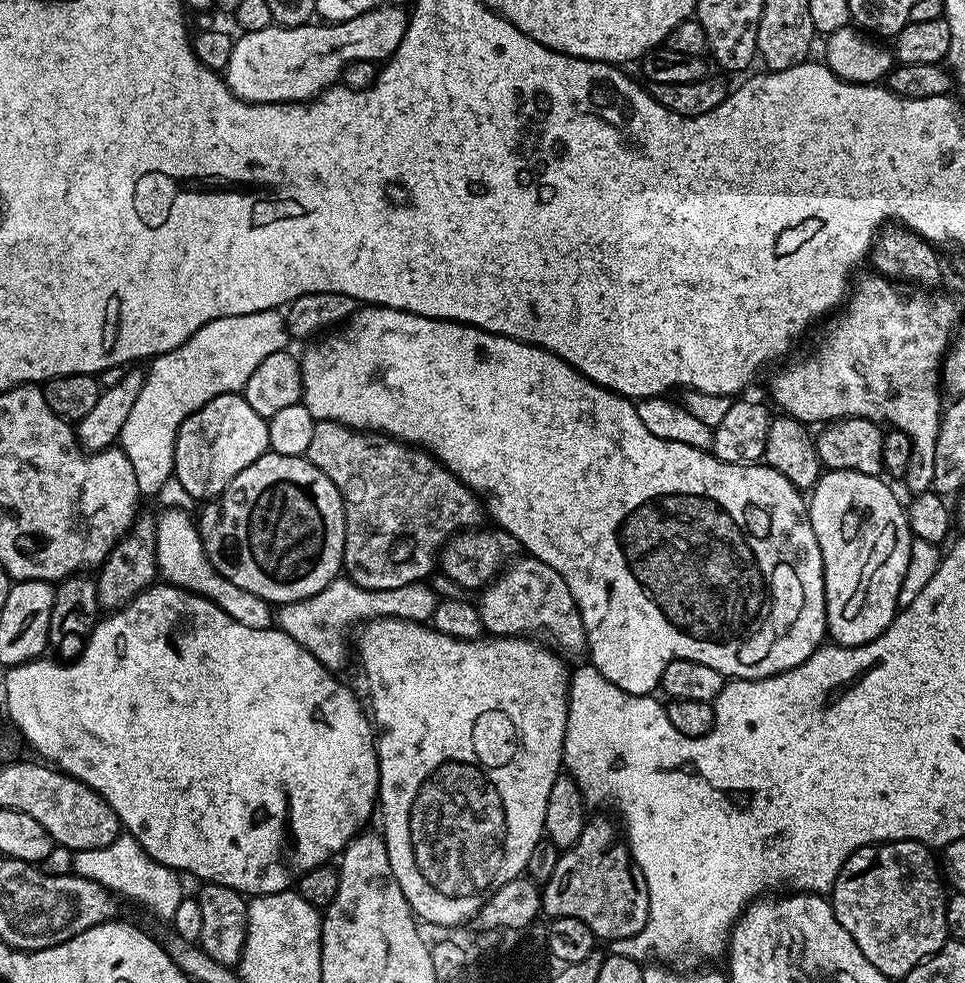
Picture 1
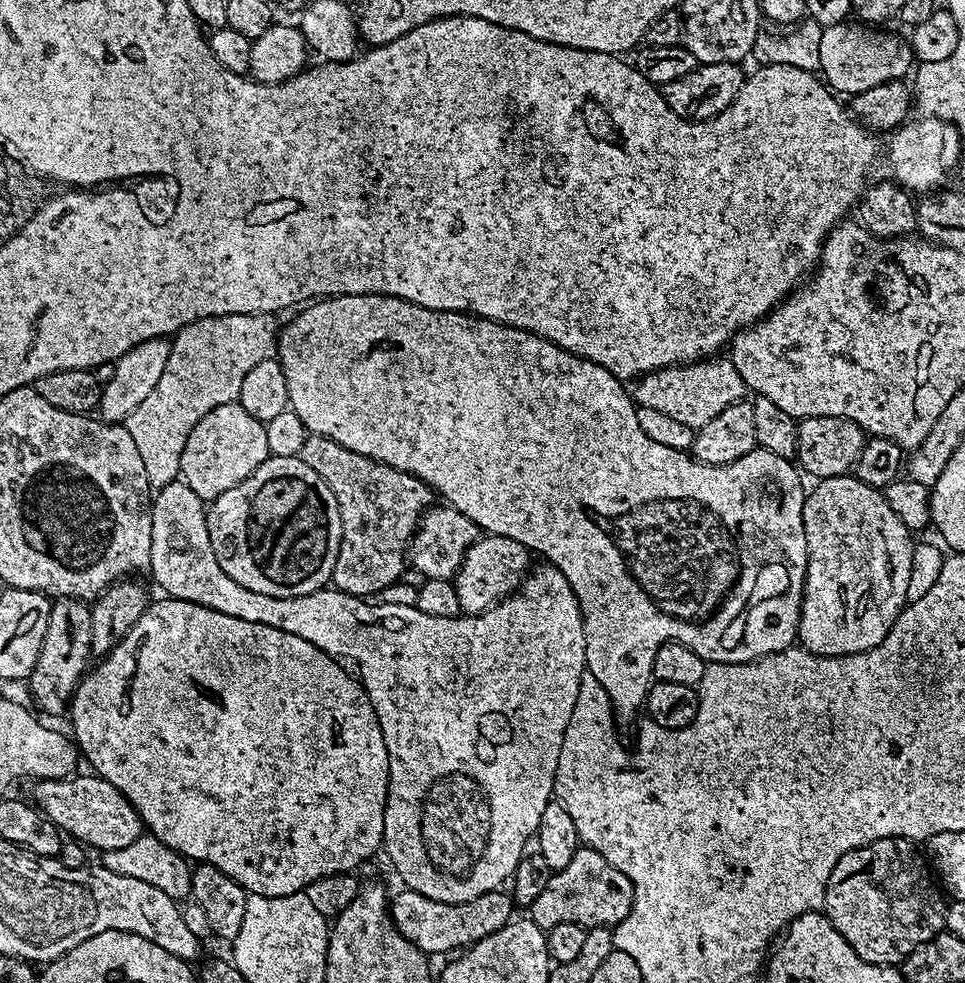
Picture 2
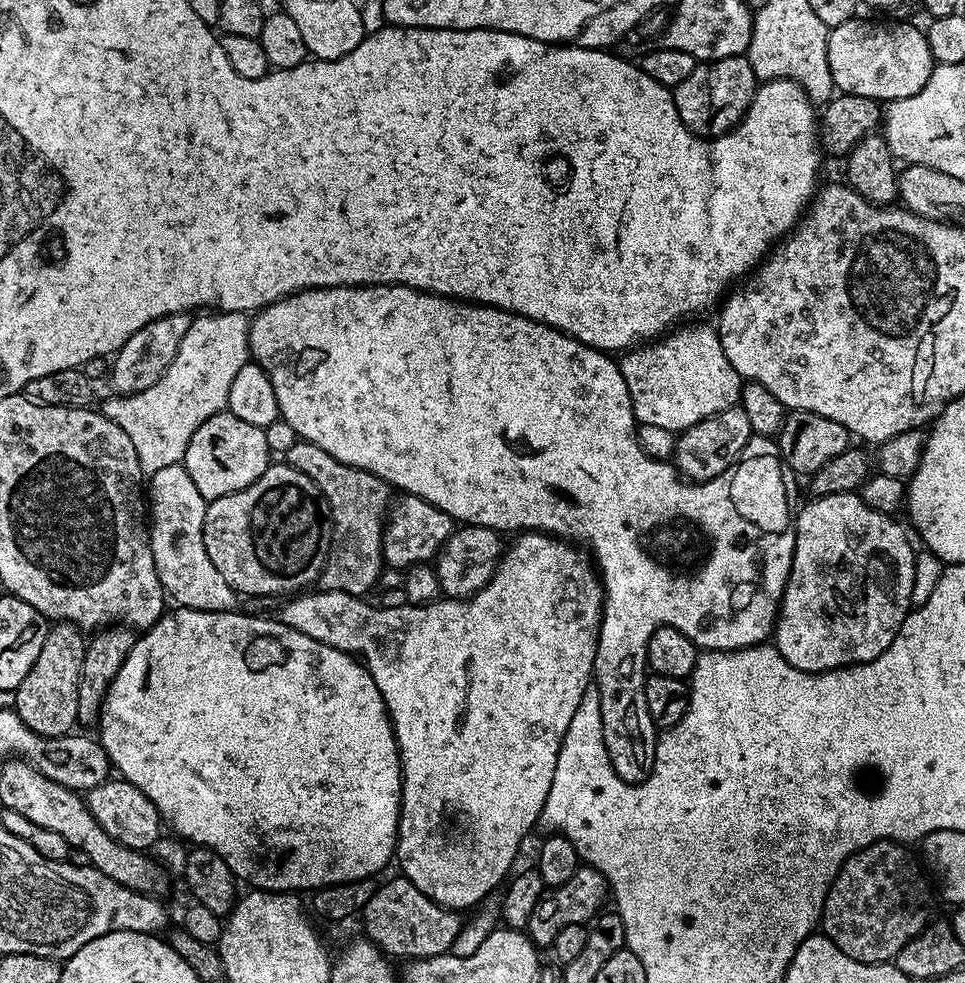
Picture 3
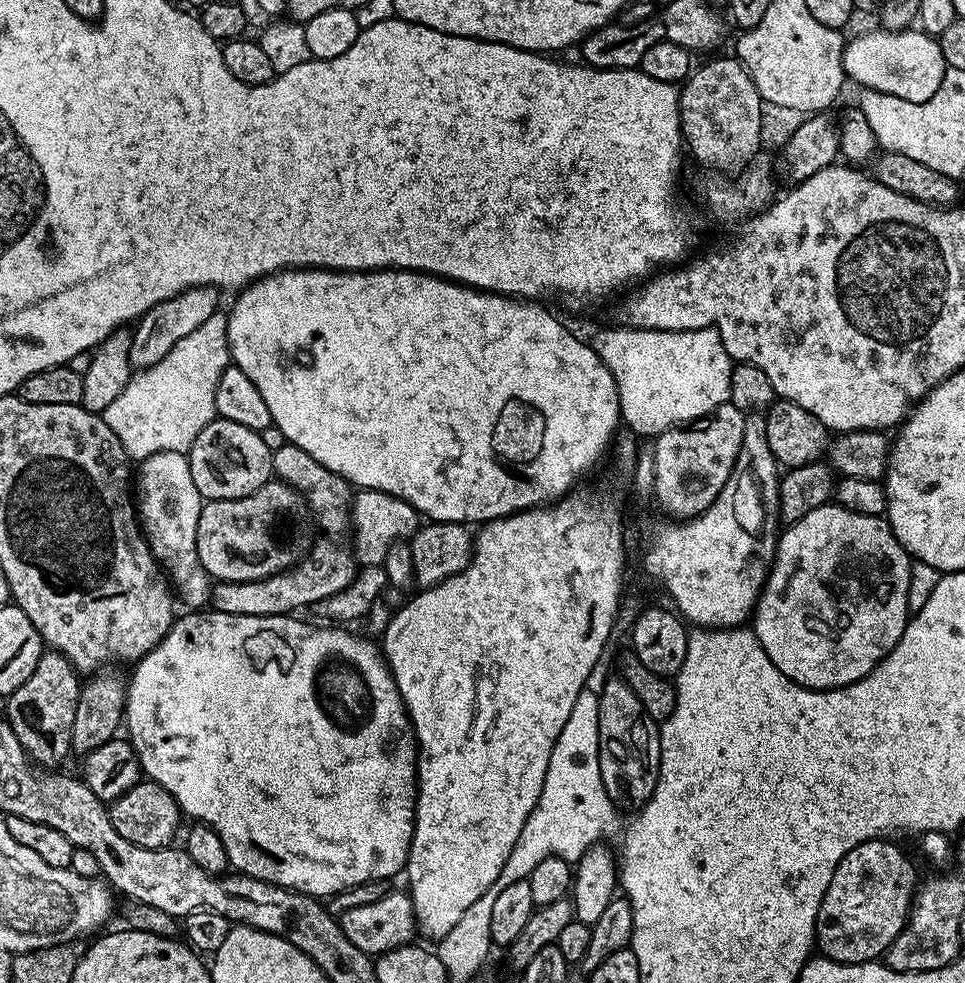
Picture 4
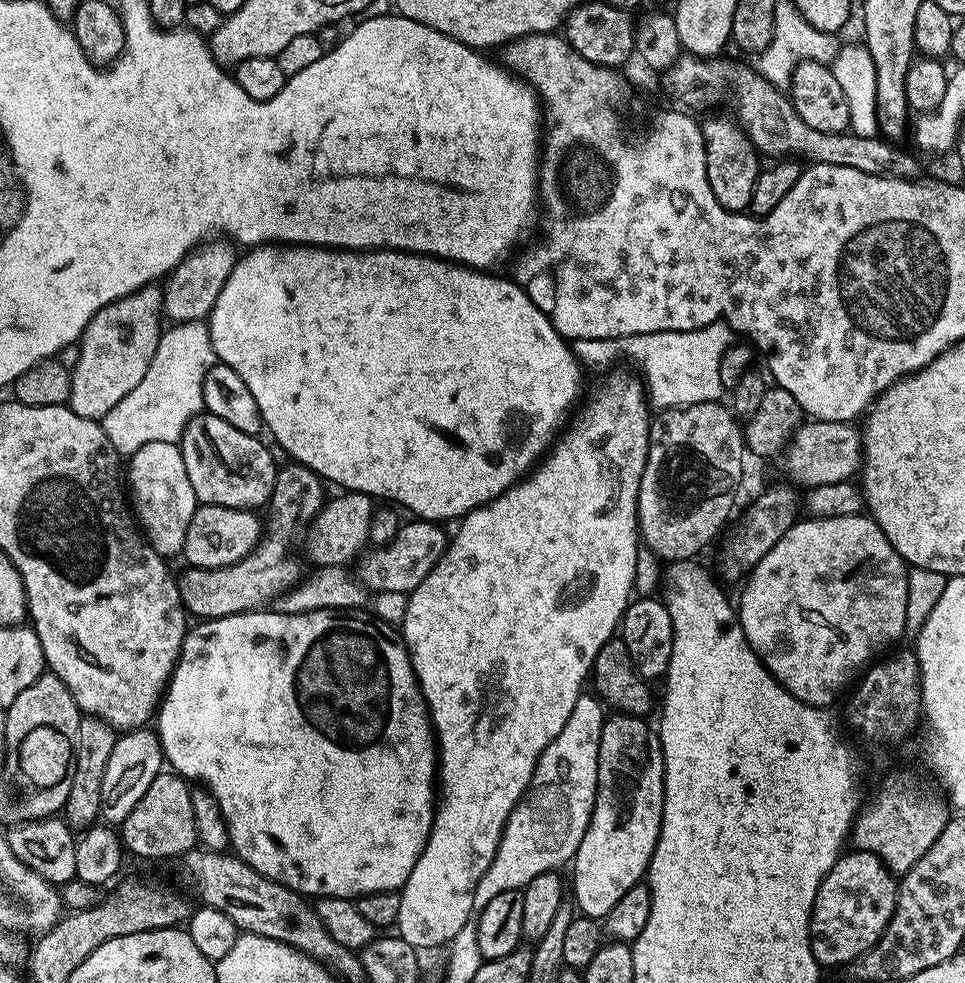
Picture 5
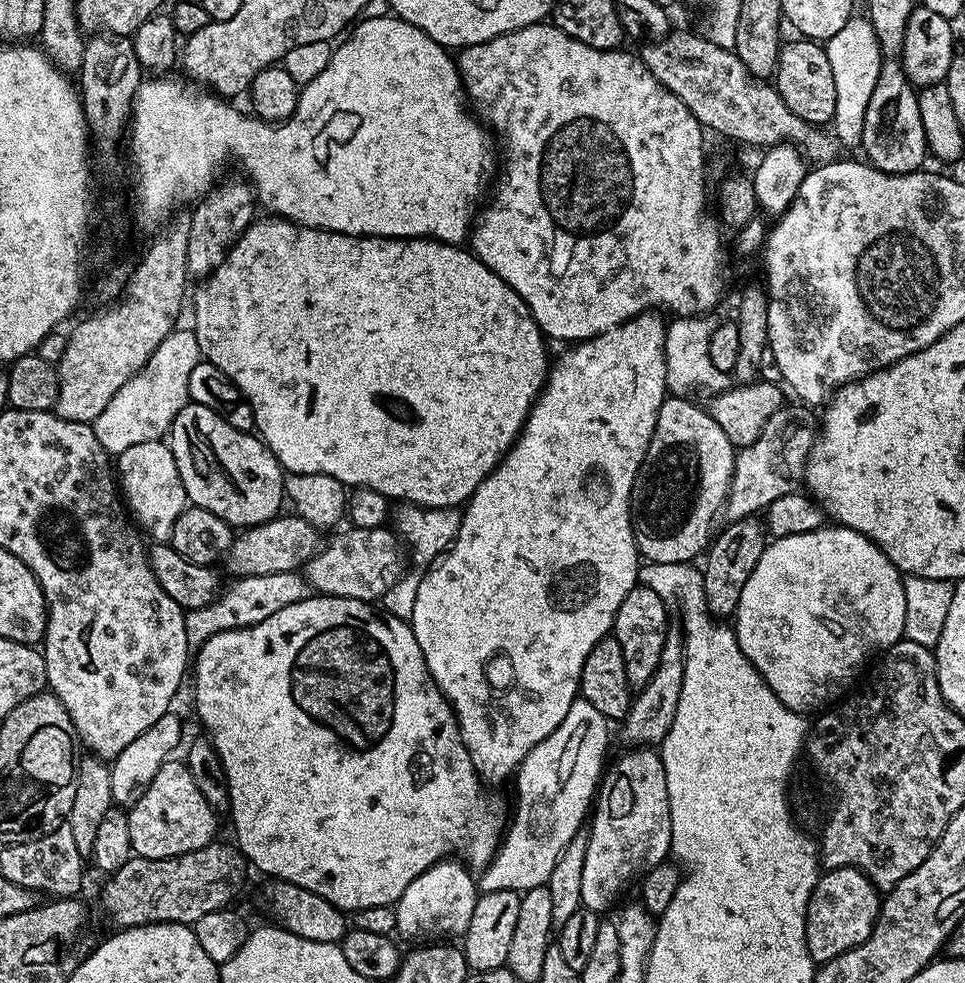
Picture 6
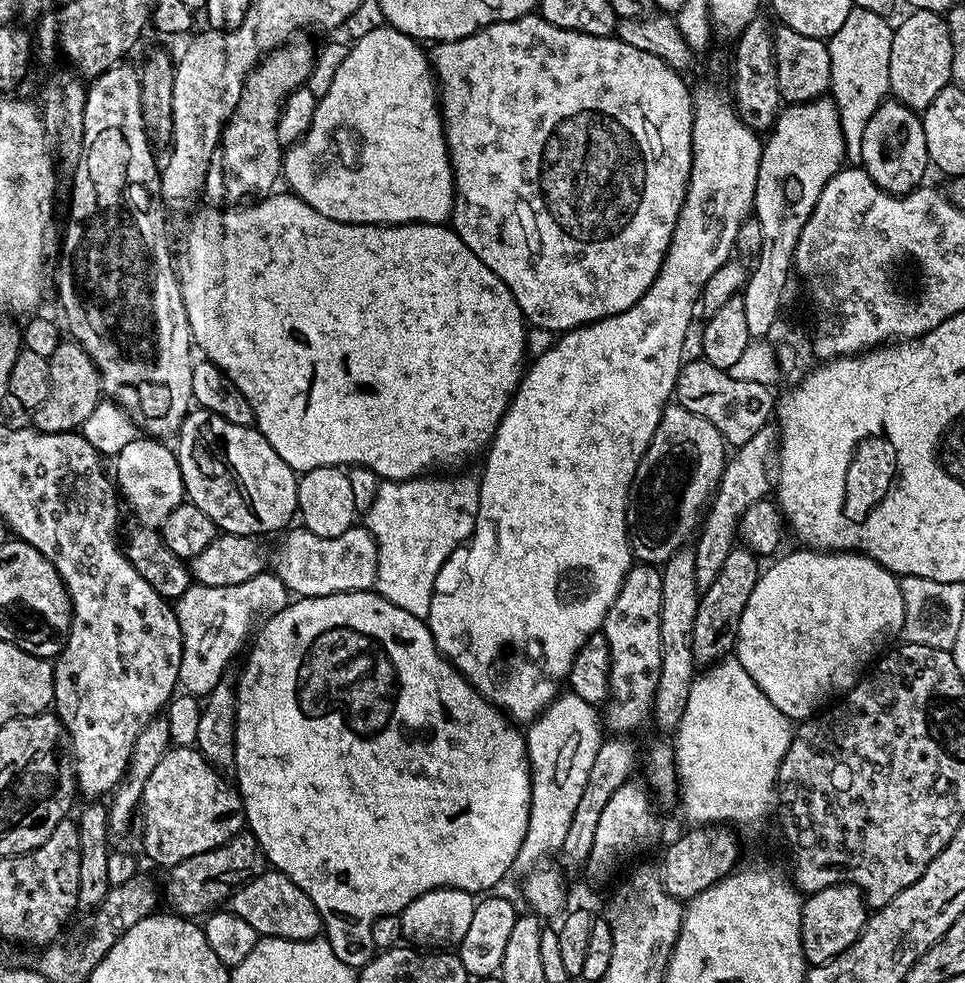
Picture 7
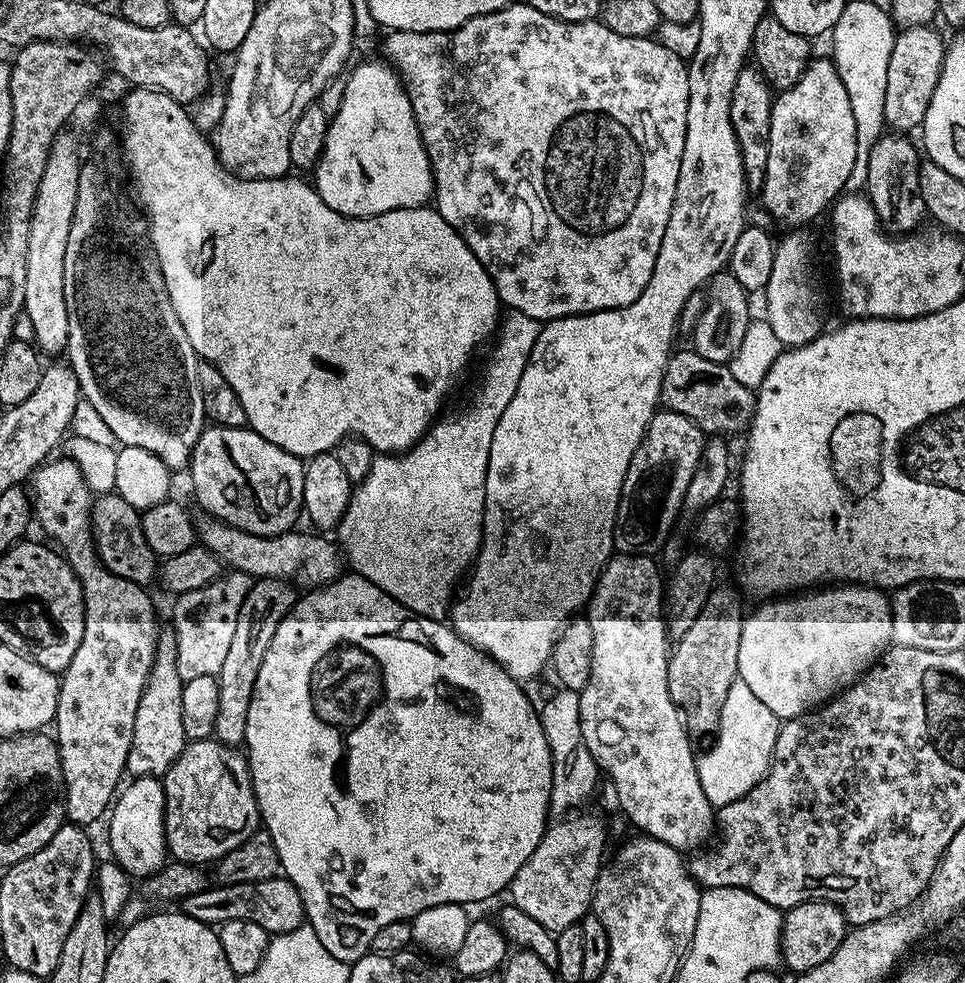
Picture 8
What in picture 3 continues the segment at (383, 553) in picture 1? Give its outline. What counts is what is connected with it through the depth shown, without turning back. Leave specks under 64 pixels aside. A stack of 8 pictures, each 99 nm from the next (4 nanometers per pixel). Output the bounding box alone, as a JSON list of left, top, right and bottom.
[282,438,394,597]

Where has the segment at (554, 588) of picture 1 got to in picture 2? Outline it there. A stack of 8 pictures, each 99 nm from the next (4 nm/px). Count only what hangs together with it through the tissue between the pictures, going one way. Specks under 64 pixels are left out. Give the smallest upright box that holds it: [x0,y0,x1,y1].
[454,535,529,616]

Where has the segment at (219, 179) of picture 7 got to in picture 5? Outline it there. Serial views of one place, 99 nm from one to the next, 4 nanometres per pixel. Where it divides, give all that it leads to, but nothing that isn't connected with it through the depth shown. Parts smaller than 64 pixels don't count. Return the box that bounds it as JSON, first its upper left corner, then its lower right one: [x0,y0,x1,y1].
[163,238,237,324]

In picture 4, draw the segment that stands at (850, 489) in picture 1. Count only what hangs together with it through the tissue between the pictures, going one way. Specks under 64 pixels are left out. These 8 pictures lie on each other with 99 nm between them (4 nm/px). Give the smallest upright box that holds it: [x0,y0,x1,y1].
[754,502,914,692]

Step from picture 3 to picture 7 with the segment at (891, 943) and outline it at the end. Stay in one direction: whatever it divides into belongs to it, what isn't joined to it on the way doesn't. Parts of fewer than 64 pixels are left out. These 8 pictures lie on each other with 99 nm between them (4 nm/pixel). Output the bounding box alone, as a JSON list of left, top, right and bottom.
[800,884,870,965]

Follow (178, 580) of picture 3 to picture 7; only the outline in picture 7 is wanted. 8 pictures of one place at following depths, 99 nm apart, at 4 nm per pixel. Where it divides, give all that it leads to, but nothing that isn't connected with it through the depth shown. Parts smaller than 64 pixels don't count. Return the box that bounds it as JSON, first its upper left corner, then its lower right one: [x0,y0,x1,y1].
[114,438,186,529]

